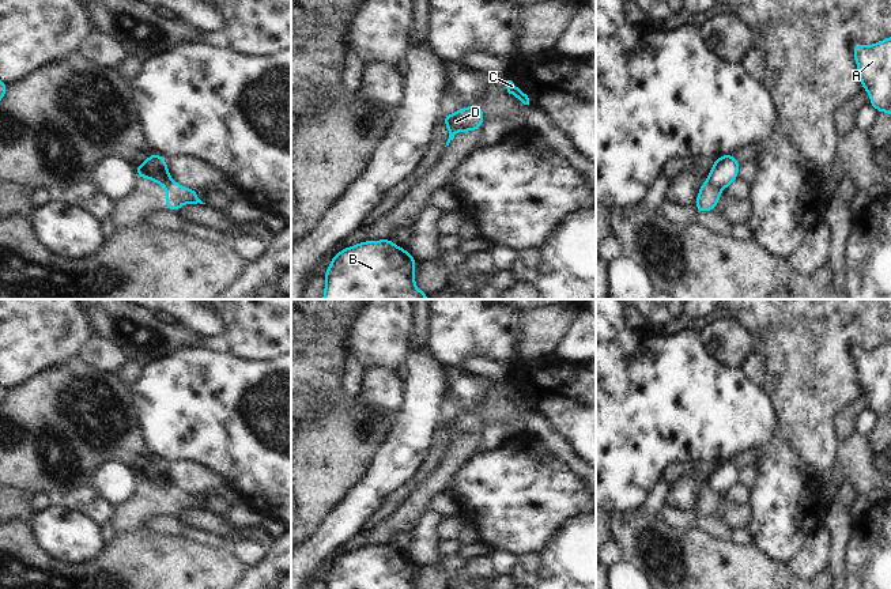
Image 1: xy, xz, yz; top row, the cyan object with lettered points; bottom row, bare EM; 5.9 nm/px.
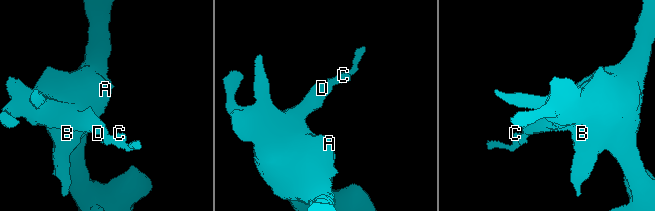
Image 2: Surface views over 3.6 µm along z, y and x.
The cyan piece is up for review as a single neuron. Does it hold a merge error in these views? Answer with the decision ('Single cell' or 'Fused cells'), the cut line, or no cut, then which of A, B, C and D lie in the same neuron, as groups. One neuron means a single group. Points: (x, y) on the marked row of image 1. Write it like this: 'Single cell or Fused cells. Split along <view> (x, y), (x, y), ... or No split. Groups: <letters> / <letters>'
Fused cells. Split along yz (708, 180), (720, 191). Groups: A B D / C.

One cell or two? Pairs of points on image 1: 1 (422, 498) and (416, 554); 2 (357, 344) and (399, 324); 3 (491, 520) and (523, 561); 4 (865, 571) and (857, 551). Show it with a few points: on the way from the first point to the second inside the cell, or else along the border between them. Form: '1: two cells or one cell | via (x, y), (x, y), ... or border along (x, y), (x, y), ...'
1: two cells | border along (429, 506), (412, 531)
2: one cell | via (367, 340), (372, 340), (388, 324)
3: two cells | border along (539, 552), (521, 552), (517, 557)
4: one cell | via (865, 566), (863, 557)

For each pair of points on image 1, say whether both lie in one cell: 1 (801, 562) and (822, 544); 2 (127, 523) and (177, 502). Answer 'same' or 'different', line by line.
1: same
2: same

